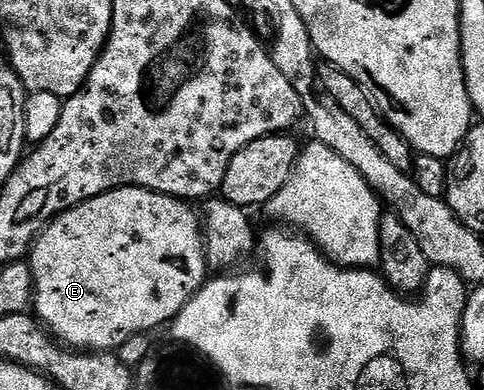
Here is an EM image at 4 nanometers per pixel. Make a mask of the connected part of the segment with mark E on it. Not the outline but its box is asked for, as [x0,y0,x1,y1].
[29,188,209,352]

